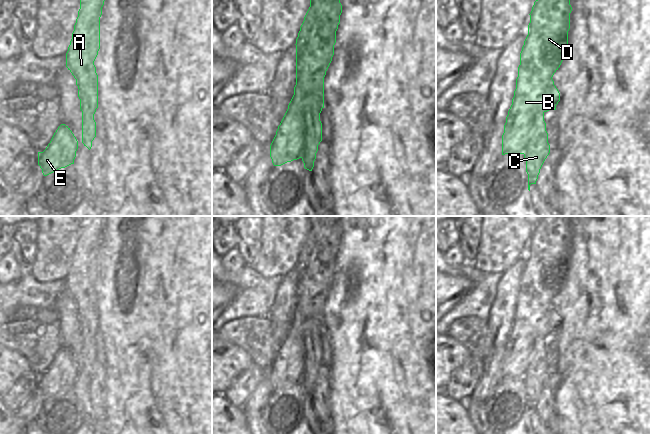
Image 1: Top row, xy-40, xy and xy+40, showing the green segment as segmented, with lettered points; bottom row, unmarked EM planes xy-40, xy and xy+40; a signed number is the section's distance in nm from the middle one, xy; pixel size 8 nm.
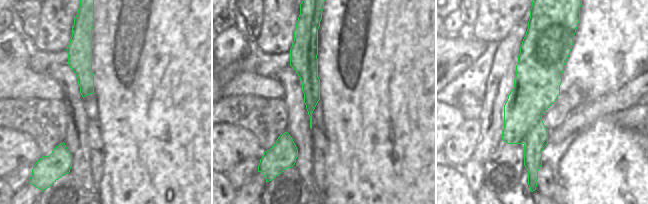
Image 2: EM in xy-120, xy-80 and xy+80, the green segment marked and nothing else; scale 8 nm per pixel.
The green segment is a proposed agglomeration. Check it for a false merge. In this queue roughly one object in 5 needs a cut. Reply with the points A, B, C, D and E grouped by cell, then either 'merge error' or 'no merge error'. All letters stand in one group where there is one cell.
A C / B D E; merge error

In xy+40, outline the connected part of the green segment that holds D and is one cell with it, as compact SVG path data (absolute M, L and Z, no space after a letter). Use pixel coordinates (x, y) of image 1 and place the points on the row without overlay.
M544 216L535 226L530 239L528 259L520 277L520 289L512 329L502 359L502 379L524 378L537 338L556 334L560 317L552 303L560 291L568 269L570 253L570 219L568 216Z

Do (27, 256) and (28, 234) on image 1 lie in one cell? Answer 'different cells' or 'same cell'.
same cell

